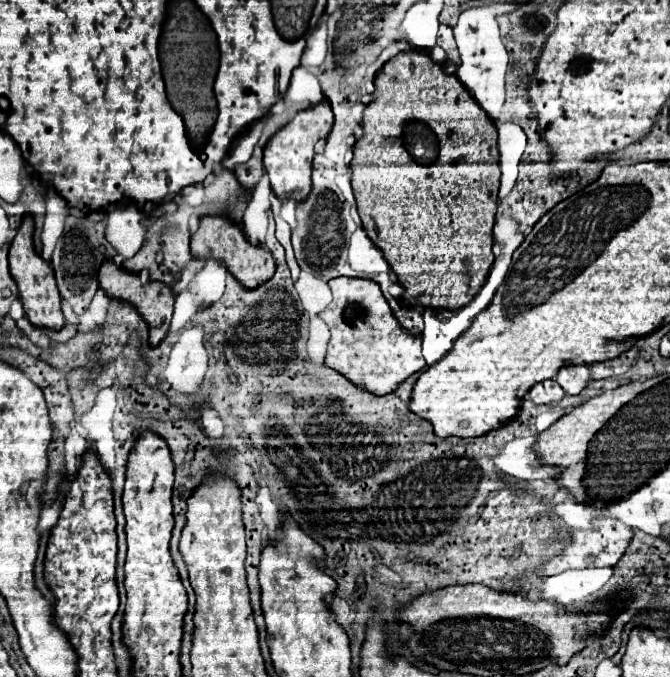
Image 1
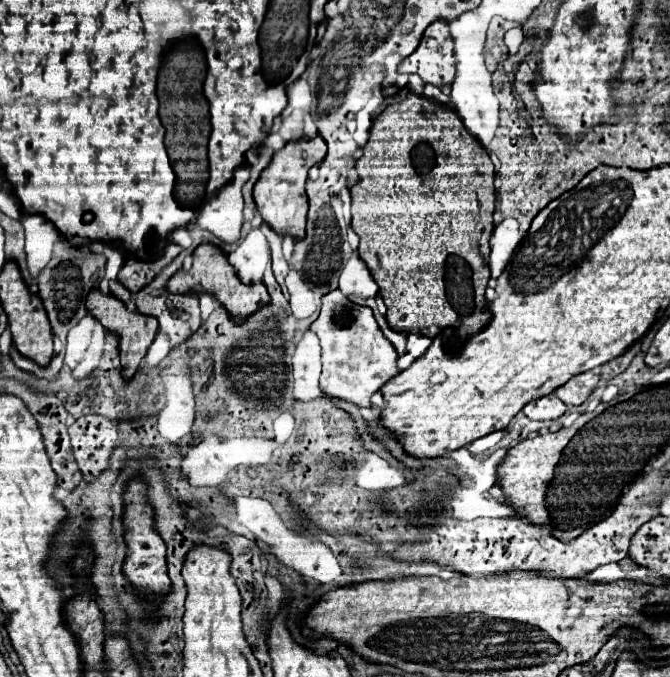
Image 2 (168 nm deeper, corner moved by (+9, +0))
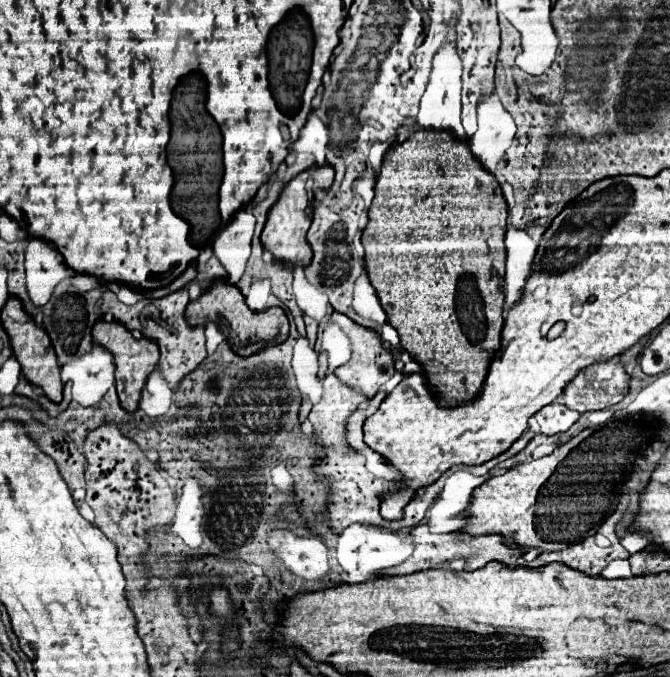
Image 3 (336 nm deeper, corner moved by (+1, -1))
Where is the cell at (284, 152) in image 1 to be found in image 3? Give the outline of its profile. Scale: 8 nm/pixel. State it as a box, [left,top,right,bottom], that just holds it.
[261,165,333,267]

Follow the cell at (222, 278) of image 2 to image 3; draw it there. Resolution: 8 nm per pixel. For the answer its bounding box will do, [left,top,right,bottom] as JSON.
[185,281,289,357]

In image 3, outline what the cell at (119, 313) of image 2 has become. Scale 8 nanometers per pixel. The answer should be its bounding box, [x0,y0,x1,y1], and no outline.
[93,321,159,413]

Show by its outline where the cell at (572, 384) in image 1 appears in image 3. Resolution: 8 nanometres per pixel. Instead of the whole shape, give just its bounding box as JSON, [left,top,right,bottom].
[563,361,631,413]

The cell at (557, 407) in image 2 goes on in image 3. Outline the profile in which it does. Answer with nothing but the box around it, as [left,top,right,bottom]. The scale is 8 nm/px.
[535,403,579,435]

